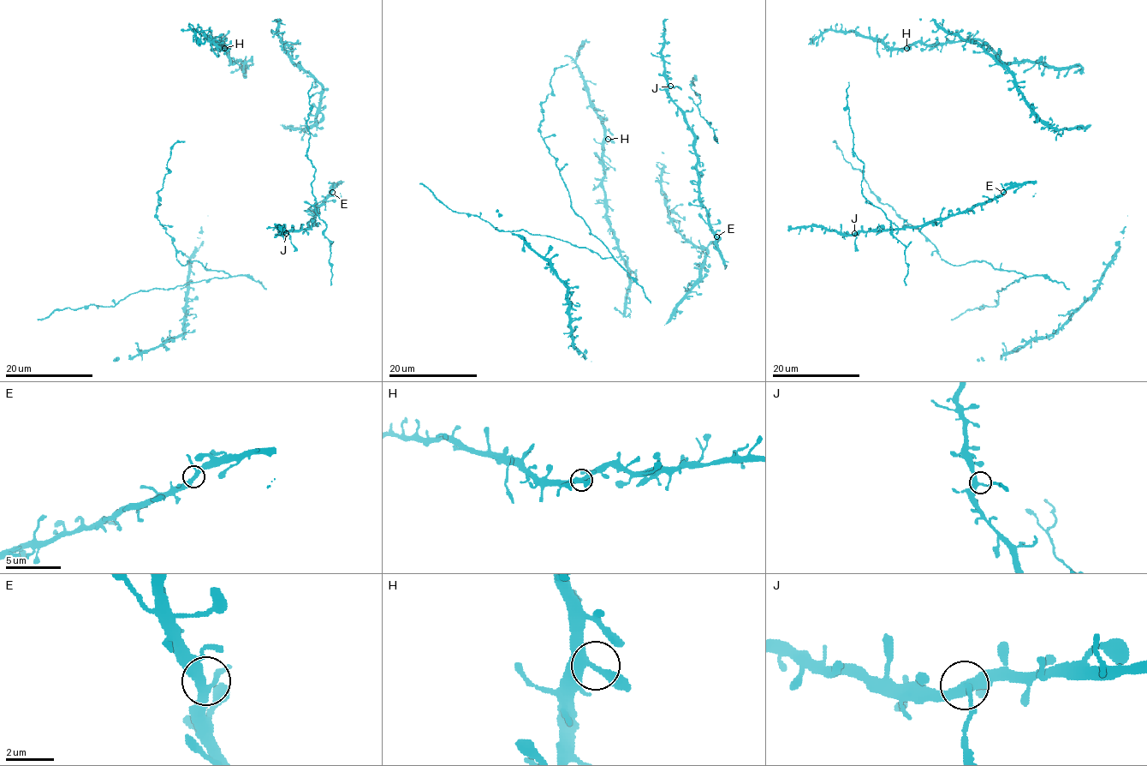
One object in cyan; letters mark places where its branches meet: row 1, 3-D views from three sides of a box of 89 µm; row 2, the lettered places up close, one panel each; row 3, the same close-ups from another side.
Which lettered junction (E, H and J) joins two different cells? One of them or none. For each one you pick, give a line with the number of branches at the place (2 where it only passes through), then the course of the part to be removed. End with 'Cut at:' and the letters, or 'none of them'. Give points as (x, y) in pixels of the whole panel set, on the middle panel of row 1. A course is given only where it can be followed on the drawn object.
J: branches 3; course (670, 86), (678, 86), (681, 90)
Cut at: J

